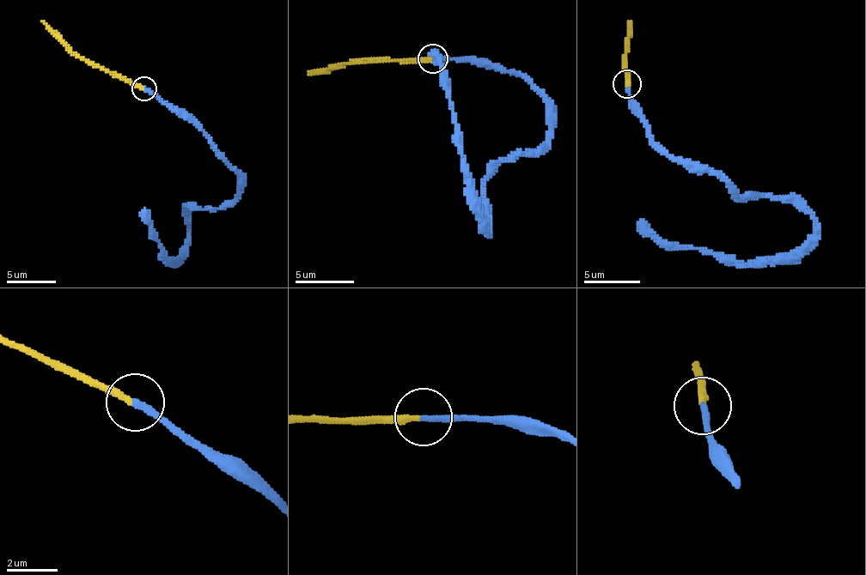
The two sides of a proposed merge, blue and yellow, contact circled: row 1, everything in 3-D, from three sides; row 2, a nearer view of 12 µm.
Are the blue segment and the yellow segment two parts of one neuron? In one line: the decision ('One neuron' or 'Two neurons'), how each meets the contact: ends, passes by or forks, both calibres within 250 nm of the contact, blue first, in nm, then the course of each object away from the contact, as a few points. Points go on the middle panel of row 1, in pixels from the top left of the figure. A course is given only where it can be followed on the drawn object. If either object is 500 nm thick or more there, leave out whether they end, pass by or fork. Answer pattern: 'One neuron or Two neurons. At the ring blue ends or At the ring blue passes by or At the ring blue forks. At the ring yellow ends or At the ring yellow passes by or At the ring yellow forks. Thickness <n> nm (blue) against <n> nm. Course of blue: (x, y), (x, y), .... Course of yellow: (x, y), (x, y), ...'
One neuron. At the ring blue ends. At the ring yellow ends. Thickness 280 nm (blue) against 240 nm. Course of blue: (433, 57), (487, 59), (514, 69), (546, 104), (550, 140), (509, 155), (484, 182), (488, 232), (435, 51). Course of yellow: (430, 57), (356, 62), (308, 74)

